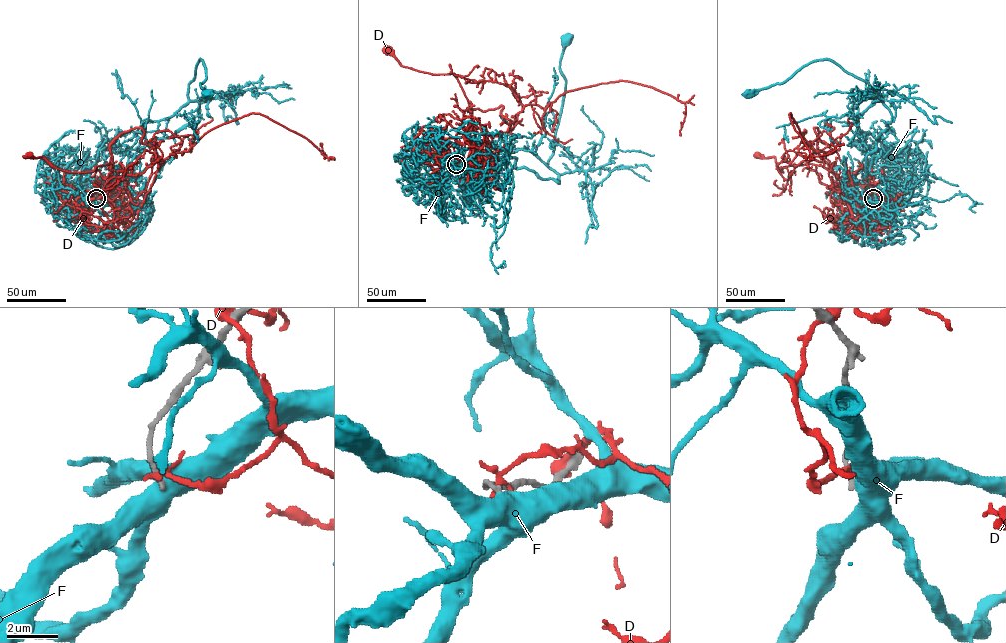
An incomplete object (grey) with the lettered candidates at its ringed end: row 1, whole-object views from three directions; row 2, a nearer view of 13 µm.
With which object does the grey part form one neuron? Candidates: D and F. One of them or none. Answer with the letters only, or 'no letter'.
no letter

